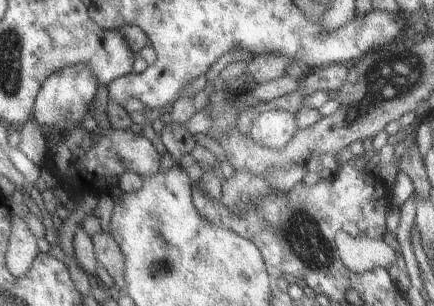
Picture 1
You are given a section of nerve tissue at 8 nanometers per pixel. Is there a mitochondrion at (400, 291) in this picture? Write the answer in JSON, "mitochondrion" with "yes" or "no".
{"mitochondrion":"no"}

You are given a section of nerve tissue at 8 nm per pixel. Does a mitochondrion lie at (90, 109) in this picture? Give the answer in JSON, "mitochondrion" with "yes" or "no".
{"mitochondrion":"no"}

